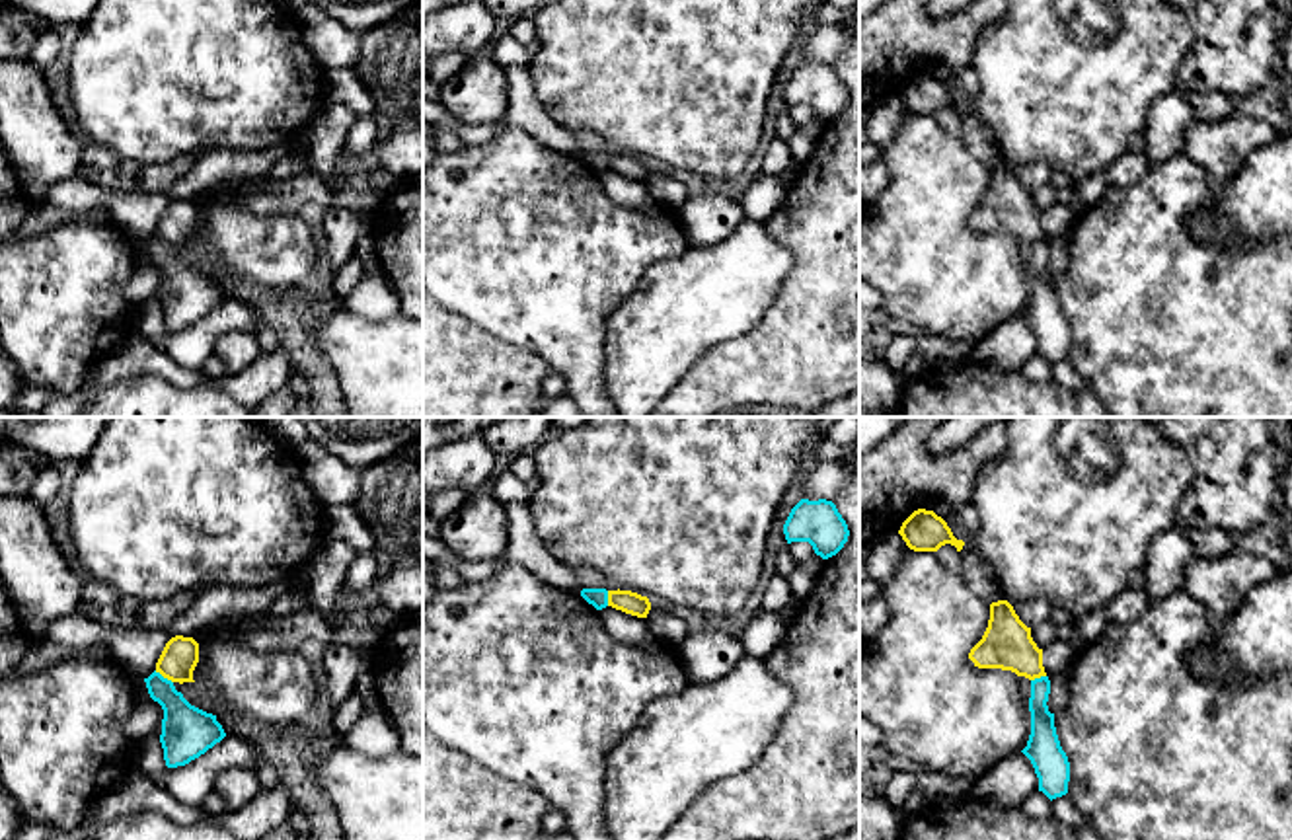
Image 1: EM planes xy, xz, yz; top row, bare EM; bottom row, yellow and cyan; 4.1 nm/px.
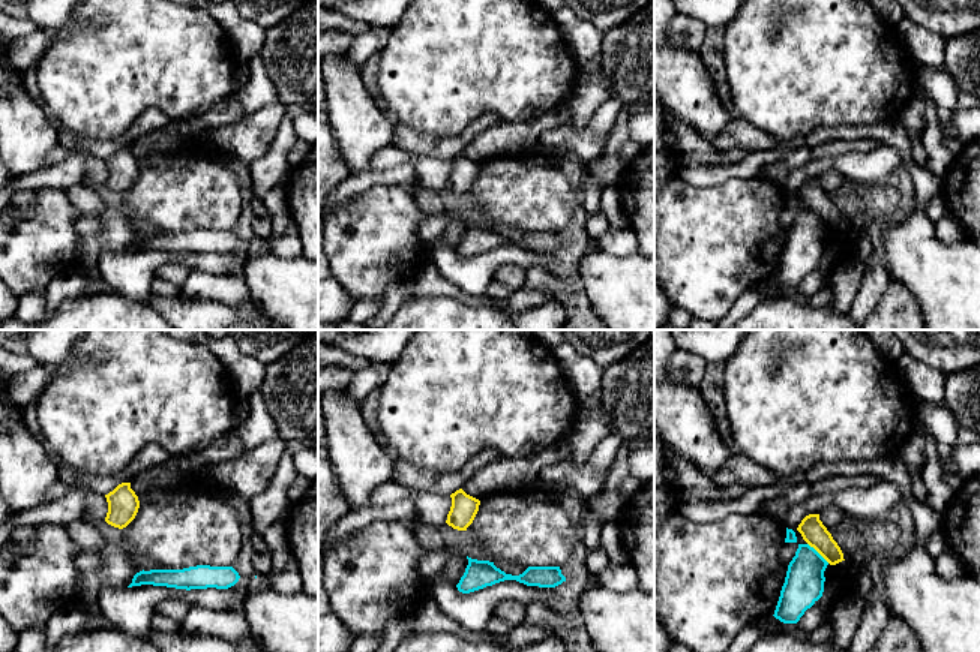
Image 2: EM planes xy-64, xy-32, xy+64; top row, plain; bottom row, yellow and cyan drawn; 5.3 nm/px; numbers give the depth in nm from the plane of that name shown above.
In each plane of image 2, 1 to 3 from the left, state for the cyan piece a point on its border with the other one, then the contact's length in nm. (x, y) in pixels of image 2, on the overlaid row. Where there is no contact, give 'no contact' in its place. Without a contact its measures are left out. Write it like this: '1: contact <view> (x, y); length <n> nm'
1: no contact
2: no contact
3: contact xy+64 (818, 552); length 160 nm

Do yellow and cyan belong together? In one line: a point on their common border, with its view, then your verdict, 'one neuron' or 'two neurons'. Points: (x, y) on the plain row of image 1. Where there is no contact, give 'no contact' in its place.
contact xy (164, 240); two neurons

